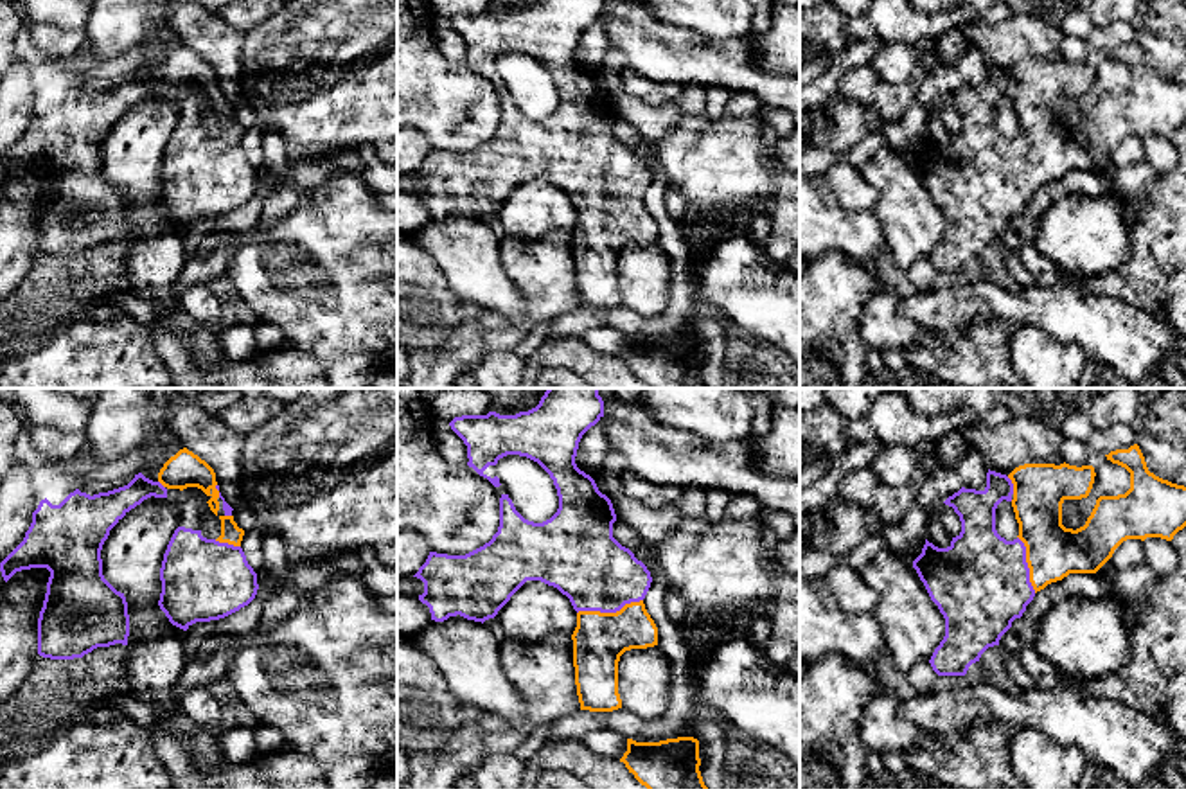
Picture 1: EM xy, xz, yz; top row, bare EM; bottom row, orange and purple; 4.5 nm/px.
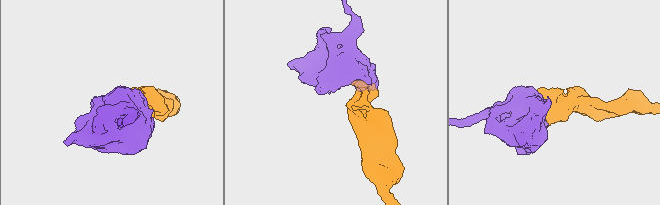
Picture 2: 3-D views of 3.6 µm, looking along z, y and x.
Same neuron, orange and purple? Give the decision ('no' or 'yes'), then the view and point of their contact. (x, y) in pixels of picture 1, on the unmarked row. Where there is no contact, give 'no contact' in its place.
yes | xz (610, 211)

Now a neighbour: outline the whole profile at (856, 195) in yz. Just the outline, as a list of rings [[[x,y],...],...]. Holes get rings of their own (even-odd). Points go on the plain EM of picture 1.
[[[834,162],[825,173],[825,182],[846,212],[875,212],[881,199],[879,191],[864,180],[857,167]]]

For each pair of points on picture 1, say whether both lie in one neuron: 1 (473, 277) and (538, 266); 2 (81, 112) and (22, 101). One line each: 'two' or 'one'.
1: two
2: two

